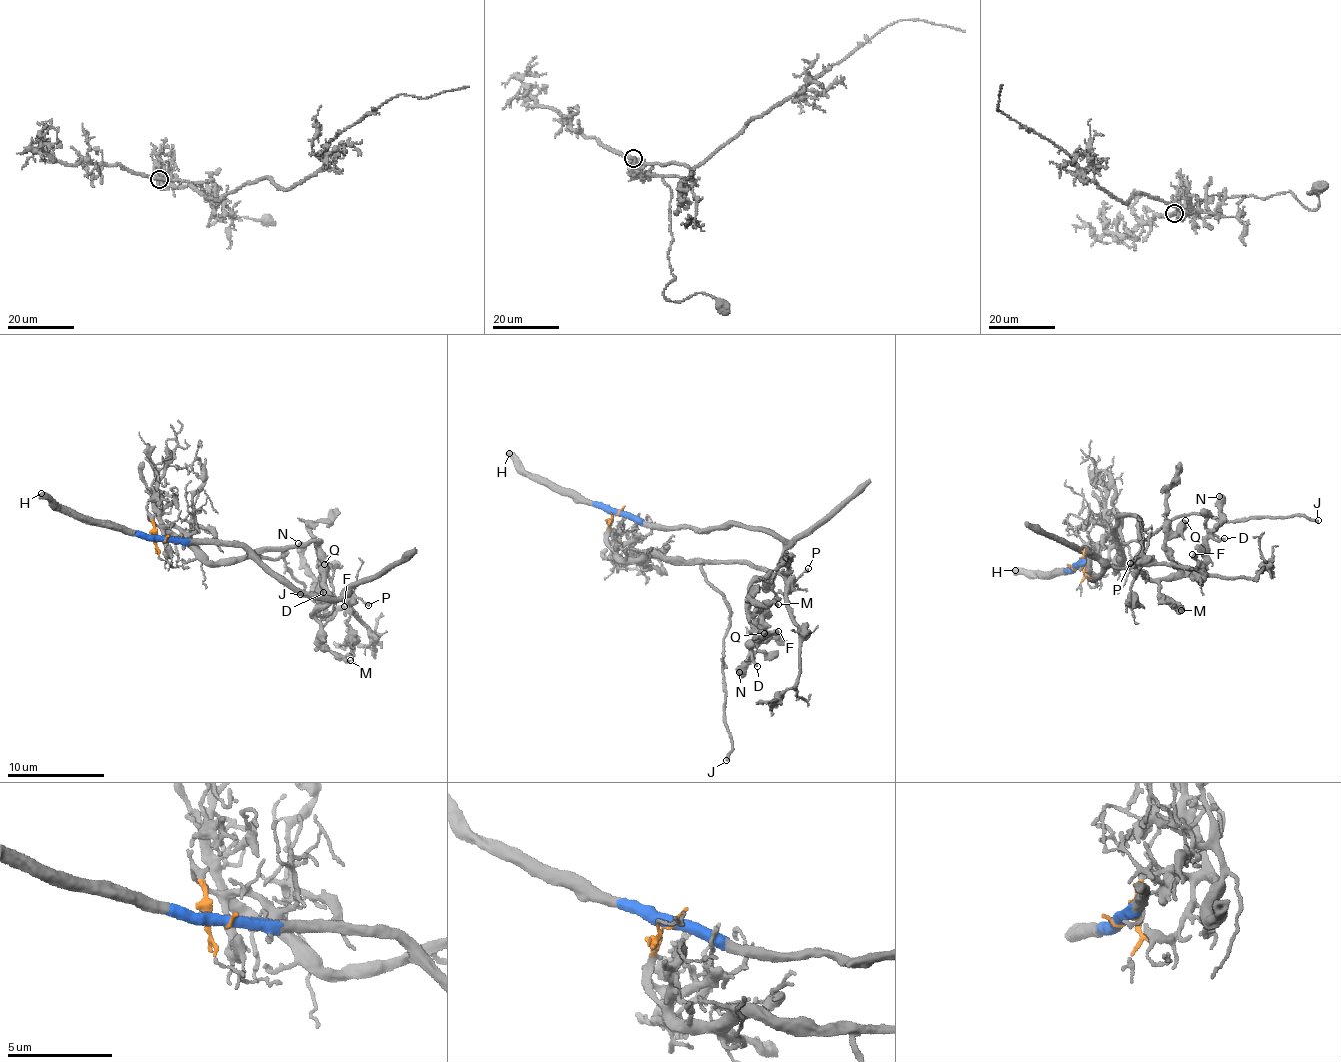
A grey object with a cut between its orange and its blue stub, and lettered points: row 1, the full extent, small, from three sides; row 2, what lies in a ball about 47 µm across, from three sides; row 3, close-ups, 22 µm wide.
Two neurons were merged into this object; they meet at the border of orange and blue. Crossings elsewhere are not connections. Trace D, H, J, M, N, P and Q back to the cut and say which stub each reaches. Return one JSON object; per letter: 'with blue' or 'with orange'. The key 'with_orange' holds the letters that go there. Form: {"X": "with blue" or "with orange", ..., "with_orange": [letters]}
{"D": "with orange", "H": "with blue", "J": "with orange", "M": "with orange", "N": "with orange", "P": "with blue", "Q": "with orange", "with_orange": ["D", "J", "M", "N", "Q"]}

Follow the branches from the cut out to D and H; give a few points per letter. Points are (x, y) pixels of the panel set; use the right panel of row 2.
D: (1076, 567), (1092, 544), (1121, 565), (1121, 517), (1153, 579), (1225, 538)
H: (1076, 567), (1051, 578), (1034, 578), (1014, 569)

